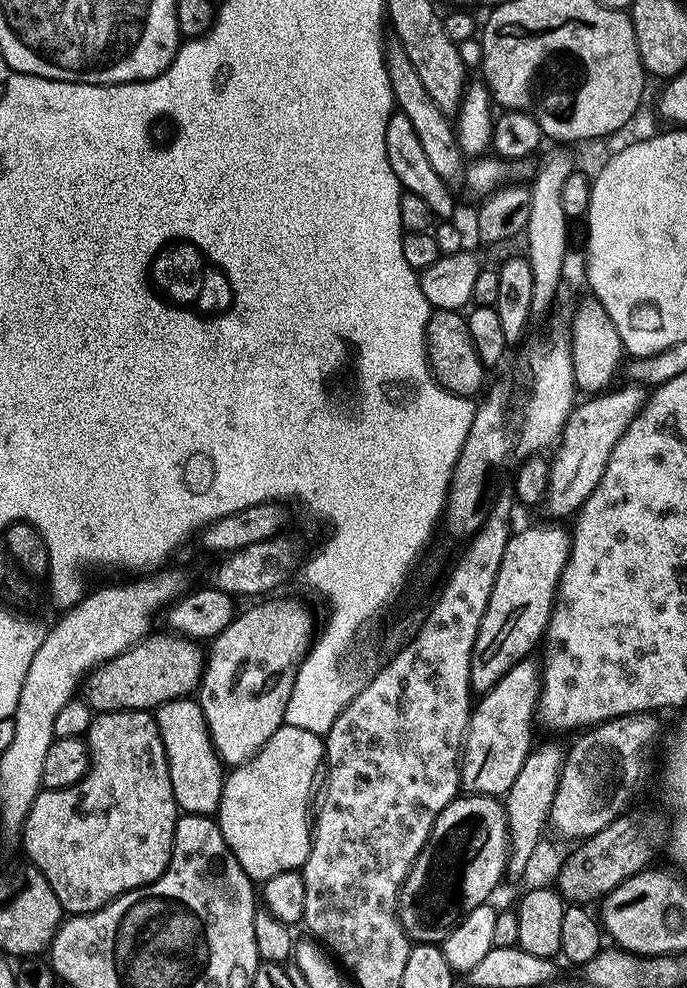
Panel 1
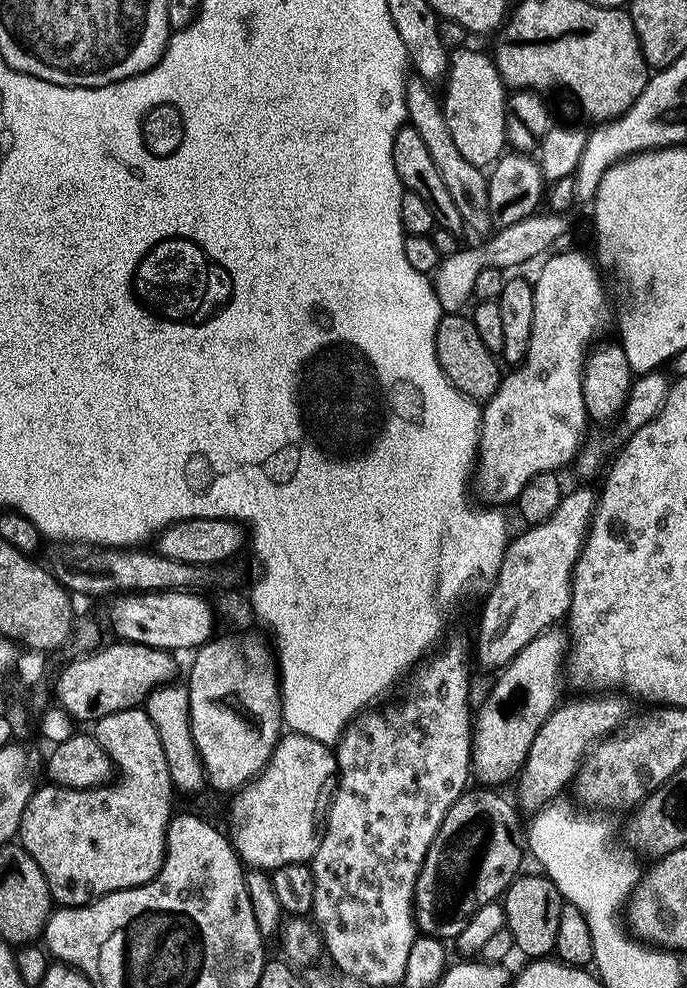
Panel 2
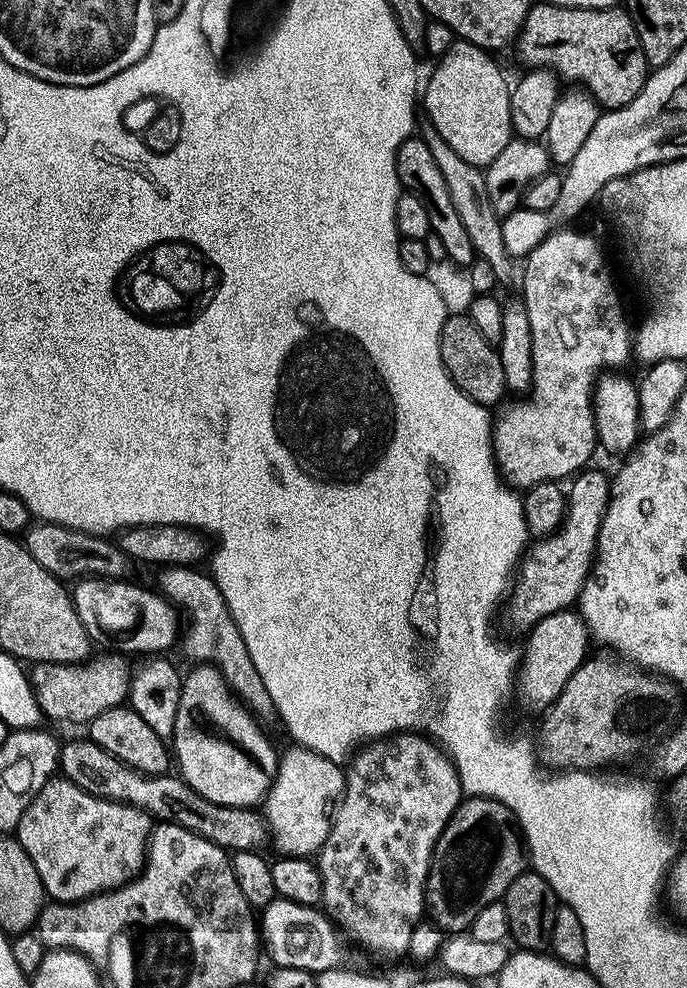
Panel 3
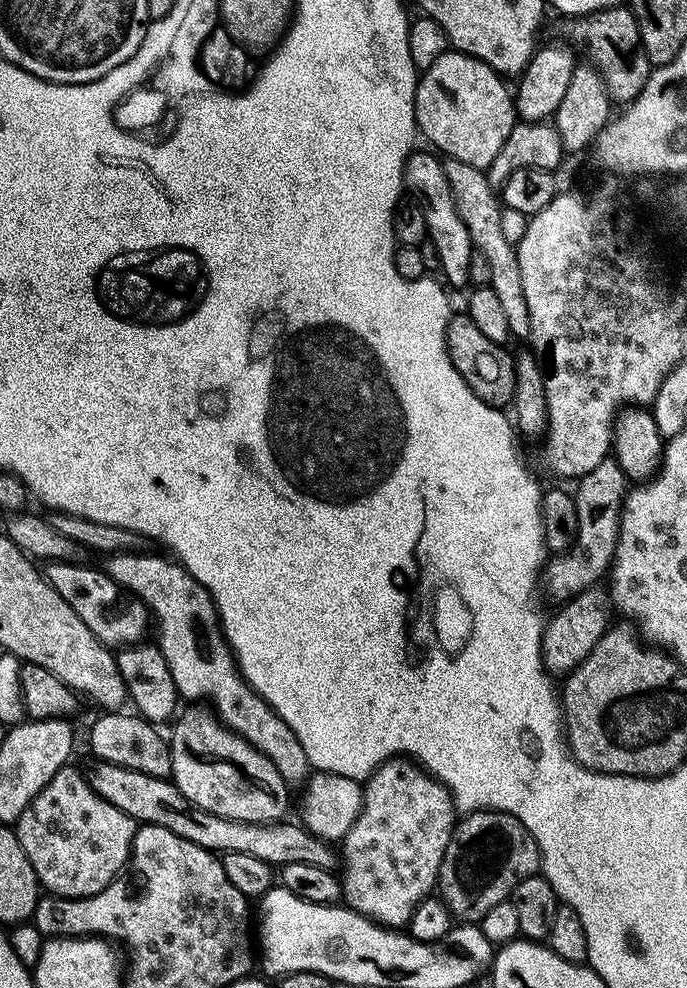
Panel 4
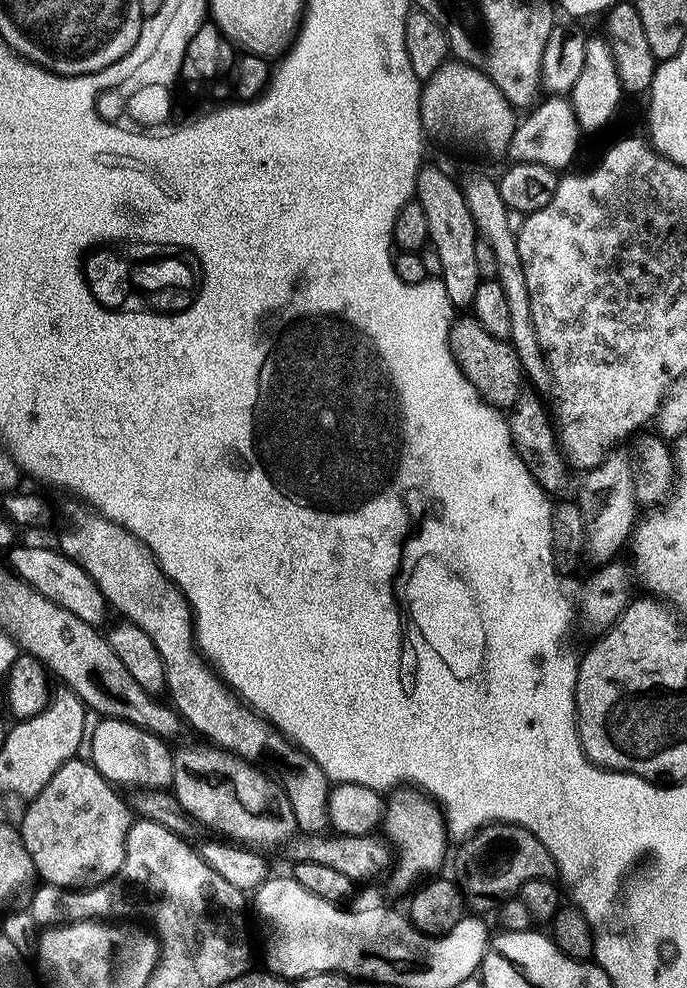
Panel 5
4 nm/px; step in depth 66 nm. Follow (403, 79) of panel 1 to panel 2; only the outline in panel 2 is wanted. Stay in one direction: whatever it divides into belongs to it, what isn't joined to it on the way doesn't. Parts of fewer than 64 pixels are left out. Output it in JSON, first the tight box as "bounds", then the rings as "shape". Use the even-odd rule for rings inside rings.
{"bounds":[404,78,494,237],"shape":[[[419,78],[405,79],[404,102],[408,111],[407,123],[414,130],[418,130],[418,135],[426,145],[426,151],[430,154],[438,175],[446,185],[446,191],[450,193],[454,206],[458,206],[458,214],[462,214],[465,229],[473,228],[480,235],[477,237],[487,237],[493,231],[494,225],[489,212],[488,177],[485,169],[462,158],[461,151],[454,146],[454,141],[450,138],[437,93],[432,93],[428,88],[431,87]]]}

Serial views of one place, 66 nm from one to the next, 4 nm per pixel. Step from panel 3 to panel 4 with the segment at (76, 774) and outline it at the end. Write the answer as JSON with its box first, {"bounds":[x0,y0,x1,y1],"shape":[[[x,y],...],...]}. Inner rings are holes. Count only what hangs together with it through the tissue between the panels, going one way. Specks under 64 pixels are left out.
{"bounds":[83,759,338,869],"shape":[[[93,759],[93,764],[88,769],[83,769],[83,776],[88,781],[93,791],[110,805],[117,807],[118,810],[125,812],[130,819],[135,820],[137,825],[153,824],[154,826],[166,826],[166,830],[170,830],[174,834],[178,834],[178,838],[186,838],[186,842],[194,842],[198,846],[202,846],[206,850],[223,854],[233,852],[234,854],[251,854],[253,858],[262,858],[262,862],[273,866],[283,866],[285,864],[293,864],[294,862],[306,862],[310,866],[322,866],[331,869],[332,863],[337,863],[338,856],[332,853],[333,845],[327,840],[320,840],[317,836],[302,827],[299,823],[288,824],[289,822],[273,822],[270,824],[255,824],[254,822],[238,822],[230,818],[222,818],[218,814],[210,814],[206,810],[202,810],[198,806],[194,806],[190,802],[190,798],[186,798],[178,791],[176,785],[171,779],[163,776],[151,776],[150,774],[142,774],[138,770],[130,770],[118,766],[114,762],[106,762],[105,760]]]}

